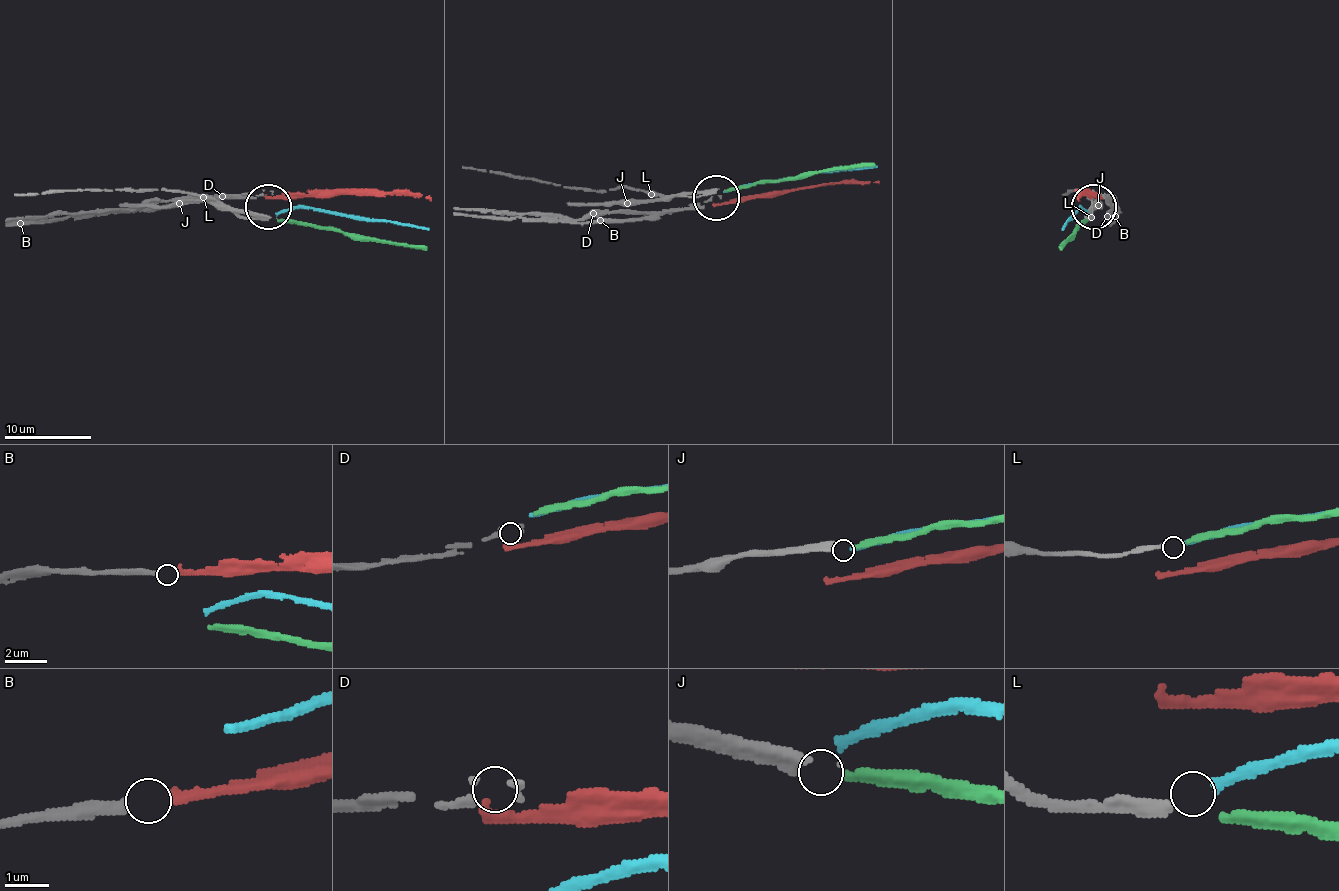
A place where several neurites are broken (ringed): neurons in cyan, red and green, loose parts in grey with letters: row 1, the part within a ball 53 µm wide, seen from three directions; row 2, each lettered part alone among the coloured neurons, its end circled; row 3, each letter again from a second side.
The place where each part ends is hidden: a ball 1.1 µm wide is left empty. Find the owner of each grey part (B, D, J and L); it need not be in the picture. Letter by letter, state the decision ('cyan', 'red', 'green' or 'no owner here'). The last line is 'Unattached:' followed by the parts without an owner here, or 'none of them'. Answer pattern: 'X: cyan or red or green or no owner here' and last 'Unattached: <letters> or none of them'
B: red
D: no owner here
J: green
L: cyan
Unattached: D

